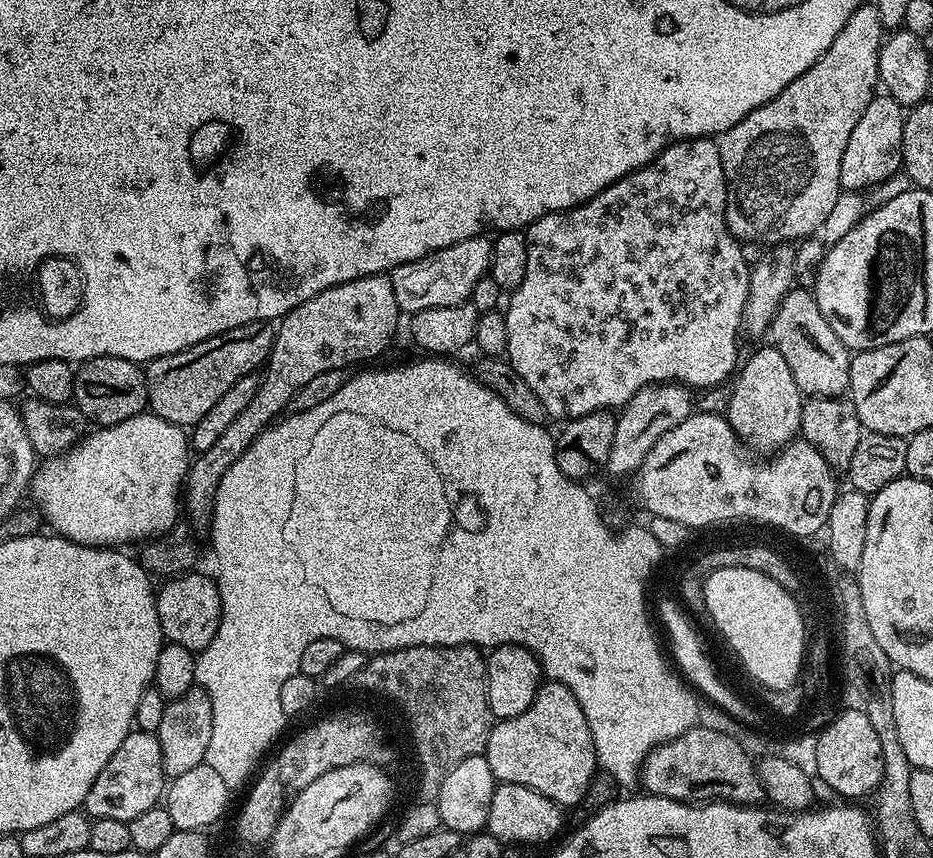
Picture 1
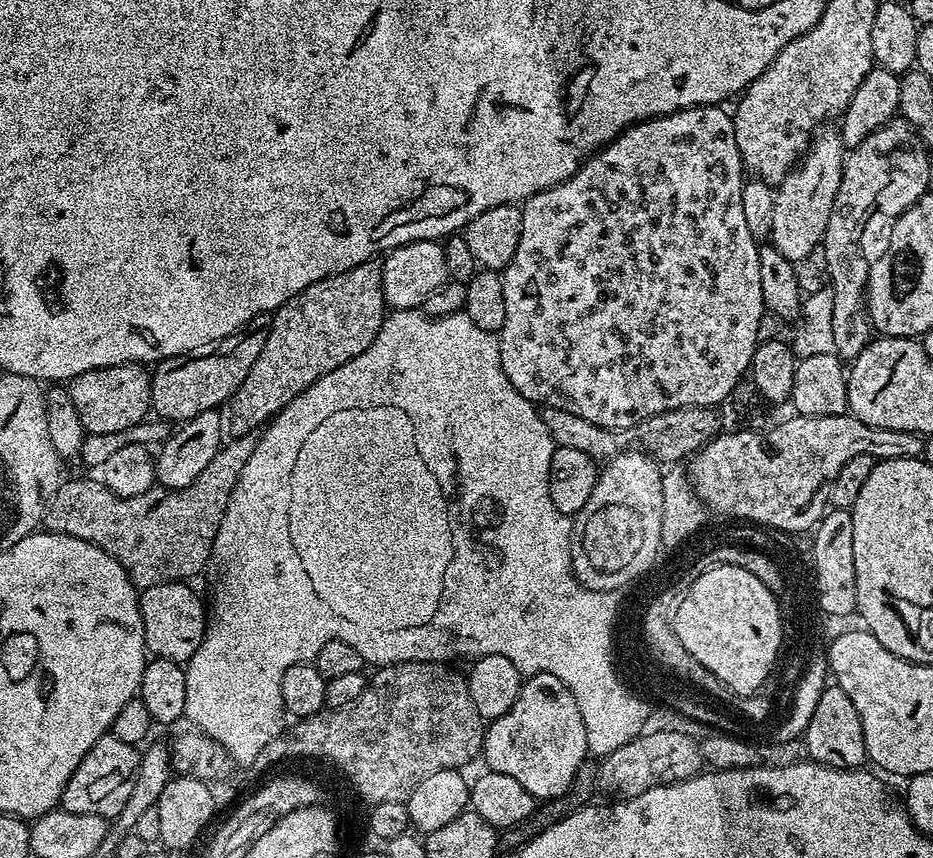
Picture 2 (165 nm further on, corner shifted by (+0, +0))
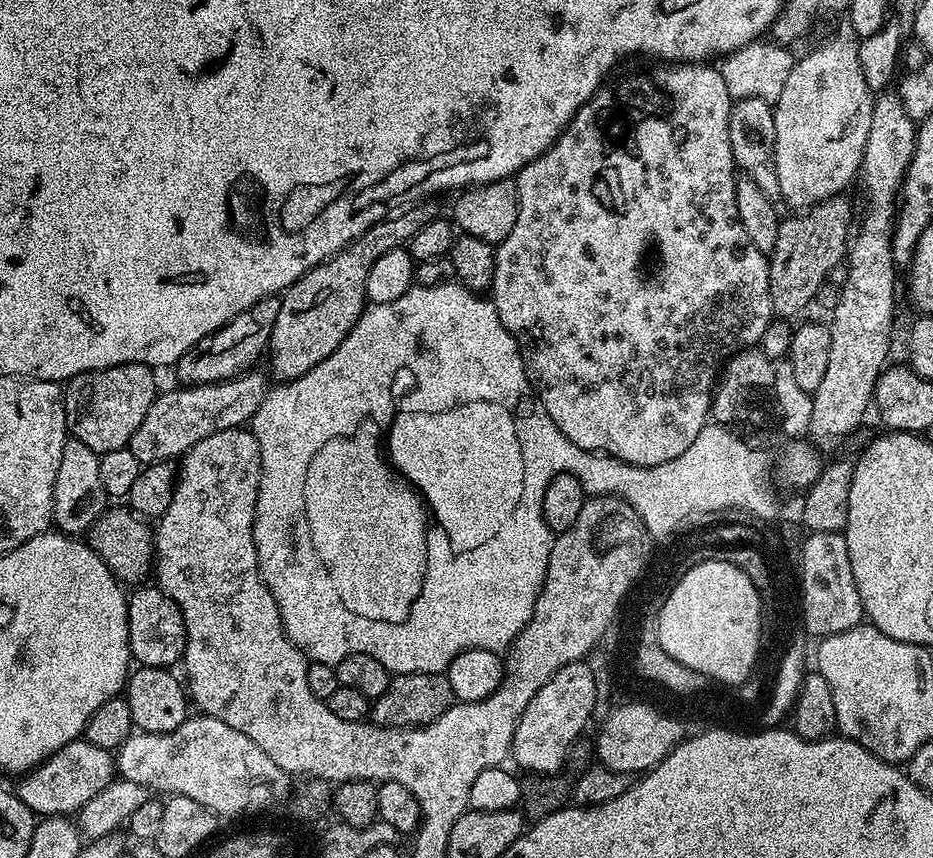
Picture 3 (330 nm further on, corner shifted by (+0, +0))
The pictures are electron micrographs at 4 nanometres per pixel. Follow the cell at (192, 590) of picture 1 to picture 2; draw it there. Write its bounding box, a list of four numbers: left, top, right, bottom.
[139,582,209,665]

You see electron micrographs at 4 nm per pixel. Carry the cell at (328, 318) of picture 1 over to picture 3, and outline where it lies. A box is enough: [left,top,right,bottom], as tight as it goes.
[266,198,441,381]

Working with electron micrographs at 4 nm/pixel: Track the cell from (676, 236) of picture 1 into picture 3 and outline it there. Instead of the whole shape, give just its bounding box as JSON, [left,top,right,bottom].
[490,62,774,468]

